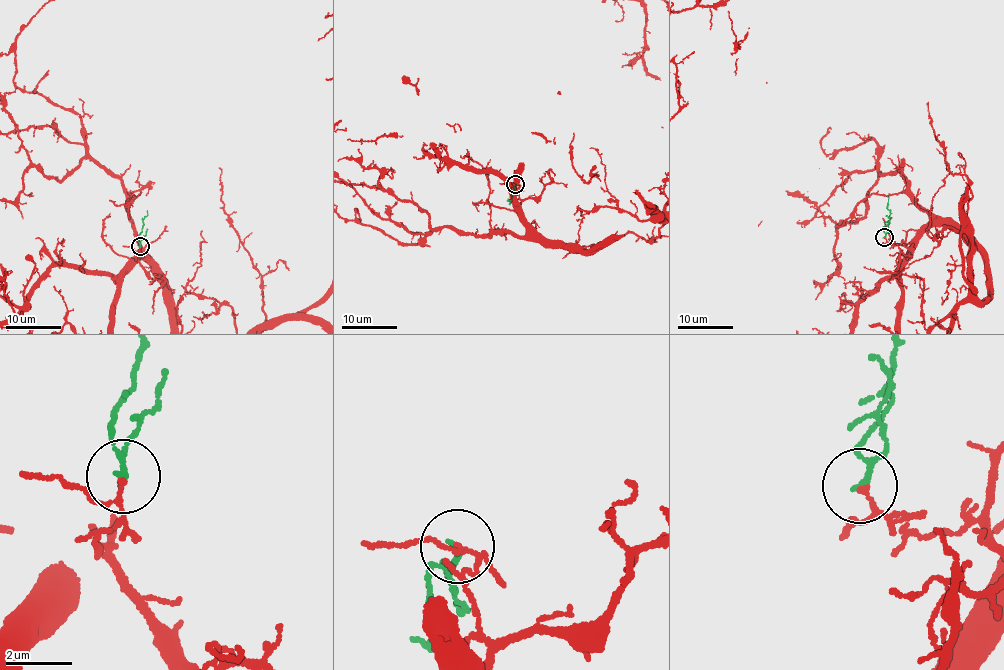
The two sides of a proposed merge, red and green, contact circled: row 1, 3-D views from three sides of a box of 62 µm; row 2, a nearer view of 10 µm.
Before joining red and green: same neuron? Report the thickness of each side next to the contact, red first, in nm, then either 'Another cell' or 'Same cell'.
Thickness 110 nm (red) against 130 nm. Another cell

